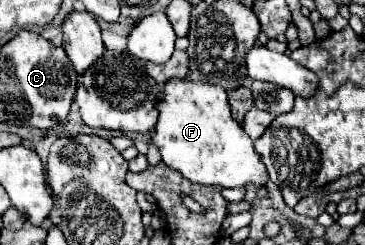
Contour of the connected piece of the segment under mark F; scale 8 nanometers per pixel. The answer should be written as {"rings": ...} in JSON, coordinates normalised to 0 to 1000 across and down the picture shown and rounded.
{"rings":[[[468,322],[430,388],[436,494],[414,584],[436,608],[447,665],[490,698],[507,731],[600,763],[726,763],[737,739],[726,665],[704,641],[693,576],[633,478],[622,380],[600,347],[523,322]]]}

